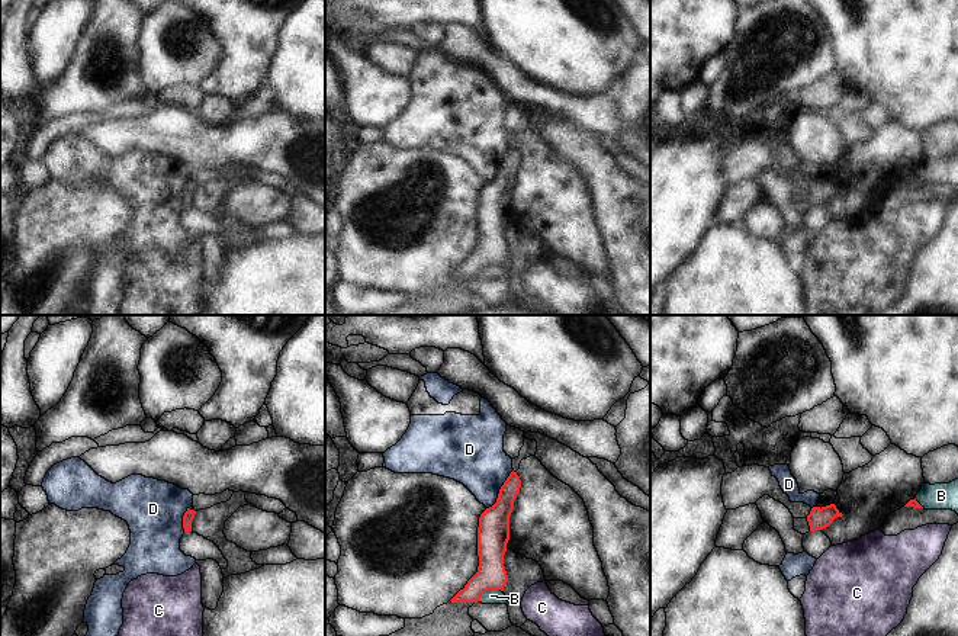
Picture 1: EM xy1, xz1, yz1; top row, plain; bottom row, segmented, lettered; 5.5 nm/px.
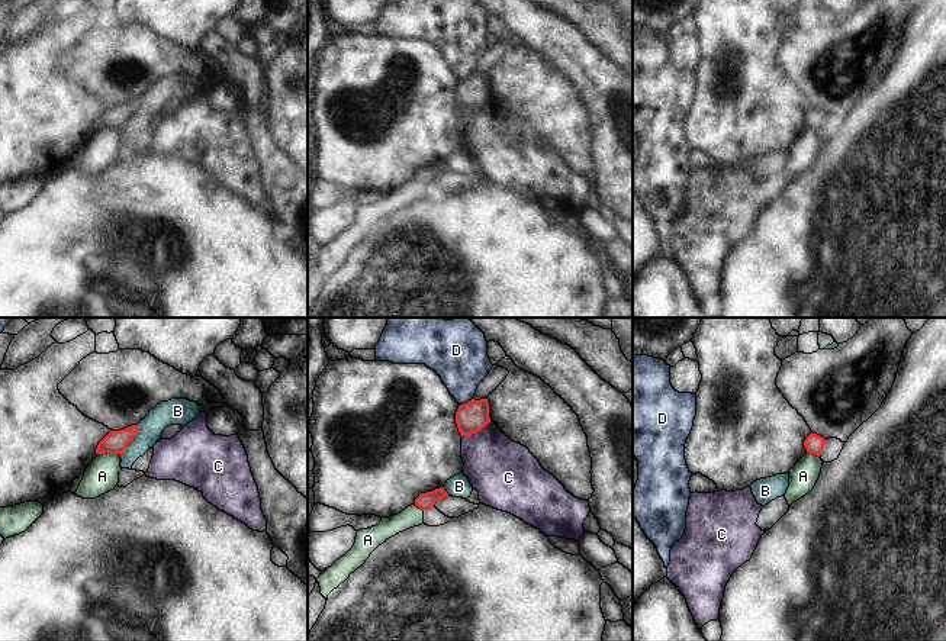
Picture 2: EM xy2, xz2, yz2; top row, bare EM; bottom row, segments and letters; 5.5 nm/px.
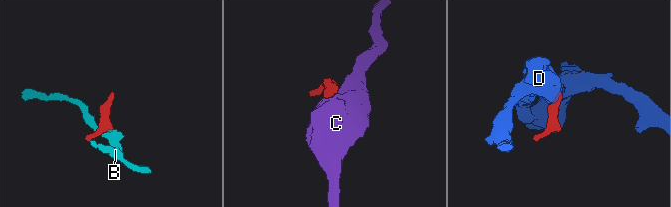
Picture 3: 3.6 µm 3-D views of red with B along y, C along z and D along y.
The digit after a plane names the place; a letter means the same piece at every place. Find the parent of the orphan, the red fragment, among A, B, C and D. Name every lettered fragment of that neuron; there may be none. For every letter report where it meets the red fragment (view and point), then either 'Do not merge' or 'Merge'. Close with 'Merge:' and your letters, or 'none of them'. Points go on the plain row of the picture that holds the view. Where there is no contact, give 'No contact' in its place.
A: Touches red at xy2 (109, 128). Do not merge
B: Touches red at xy2 (132, 113). Do not merge
C: Touches red at xz2 (479, 105). Do not merge
D: Touches red at xz1 (500, 164). Do not merge
Merge: none of them

